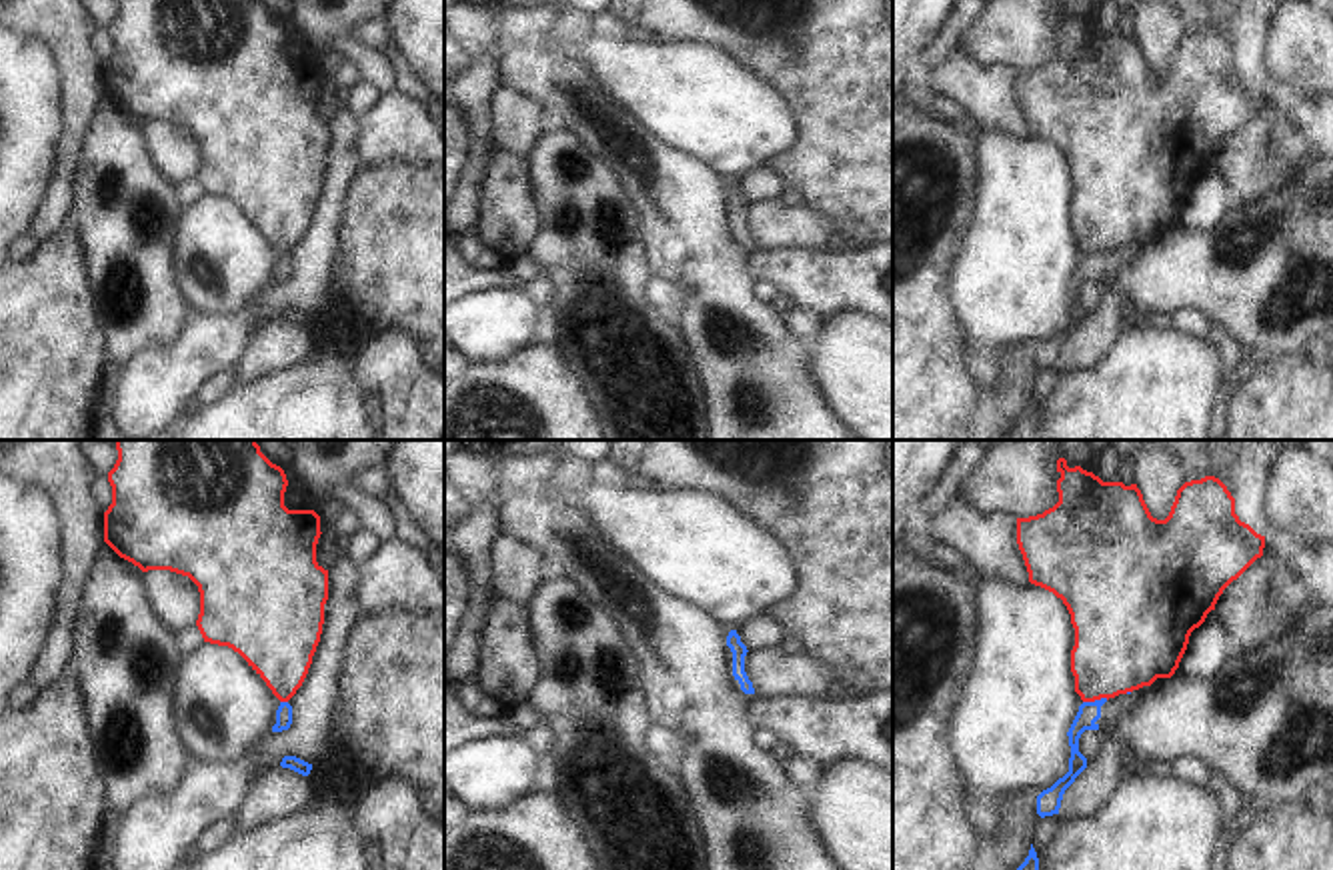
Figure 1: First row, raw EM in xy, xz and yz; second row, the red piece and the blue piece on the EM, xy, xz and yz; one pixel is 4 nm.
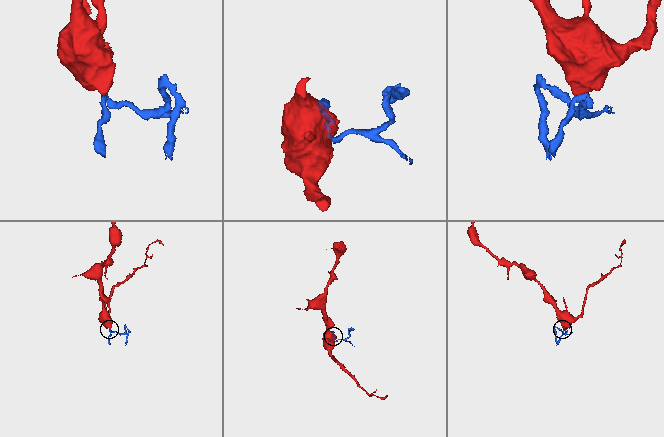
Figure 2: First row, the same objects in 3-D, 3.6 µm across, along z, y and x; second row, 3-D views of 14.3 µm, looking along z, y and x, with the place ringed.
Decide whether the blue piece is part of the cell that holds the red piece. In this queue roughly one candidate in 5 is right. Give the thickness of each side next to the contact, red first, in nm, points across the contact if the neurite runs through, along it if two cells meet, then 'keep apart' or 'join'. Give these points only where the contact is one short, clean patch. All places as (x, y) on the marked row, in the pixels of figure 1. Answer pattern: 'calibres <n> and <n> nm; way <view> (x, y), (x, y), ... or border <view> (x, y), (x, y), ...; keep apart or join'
calibres 380 and 90 nm; border yz (1107, 698), (1083, 702); keep apart

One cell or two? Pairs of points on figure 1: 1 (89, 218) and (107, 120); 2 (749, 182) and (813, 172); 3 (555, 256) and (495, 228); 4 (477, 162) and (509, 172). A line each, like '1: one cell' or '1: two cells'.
1: one cell
2: two cells
3: two cells
4: two cells

